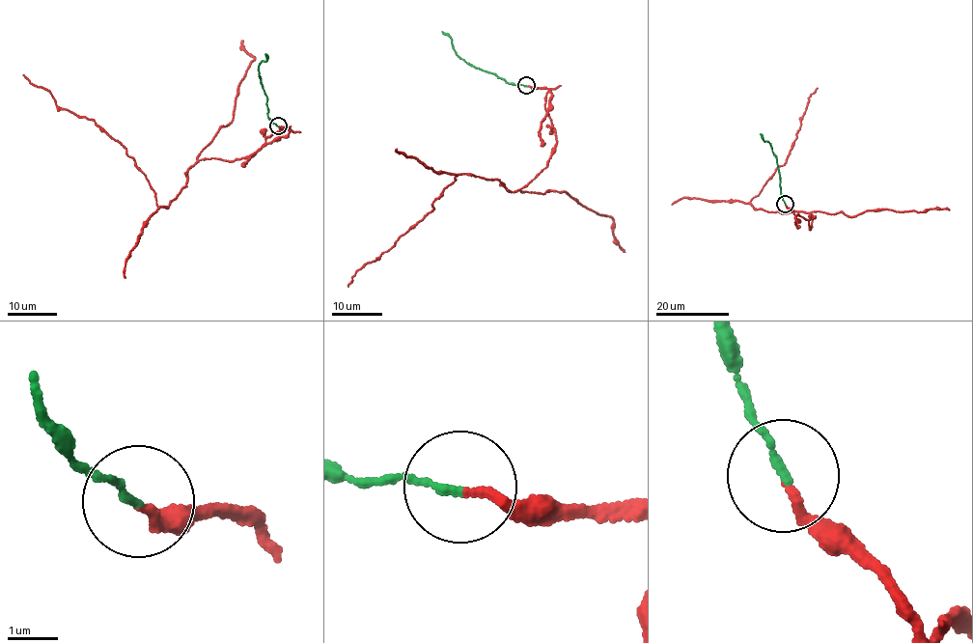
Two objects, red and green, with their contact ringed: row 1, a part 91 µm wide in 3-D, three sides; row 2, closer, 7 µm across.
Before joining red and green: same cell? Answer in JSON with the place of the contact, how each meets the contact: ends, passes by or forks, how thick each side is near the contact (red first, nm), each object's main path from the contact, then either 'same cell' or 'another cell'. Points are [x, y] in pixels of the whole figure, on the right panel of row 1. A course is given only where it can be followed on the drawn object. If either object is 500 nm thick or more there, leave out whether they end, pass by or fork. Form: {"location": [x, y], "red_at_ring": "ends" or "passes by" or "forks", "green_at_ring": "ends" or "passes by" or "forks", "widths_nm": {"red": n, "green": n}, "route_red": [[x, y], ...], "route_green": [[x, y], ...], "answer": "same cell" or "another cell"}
{"location": [785, 204], "red_at_ring": "ends", "green_at_ring": "ends", "widths_nm": {"red": 170, "green": 140}, "route_red": [[785, 205], [811, 227], [812, 215], [804, 210], [771, 211], [750, 202], [786, 162], [809, 97], [818, 88]], "route_green": [[785, 204], [775, 155], [770, 144], [760, 133]], "answer": "another cell"}

